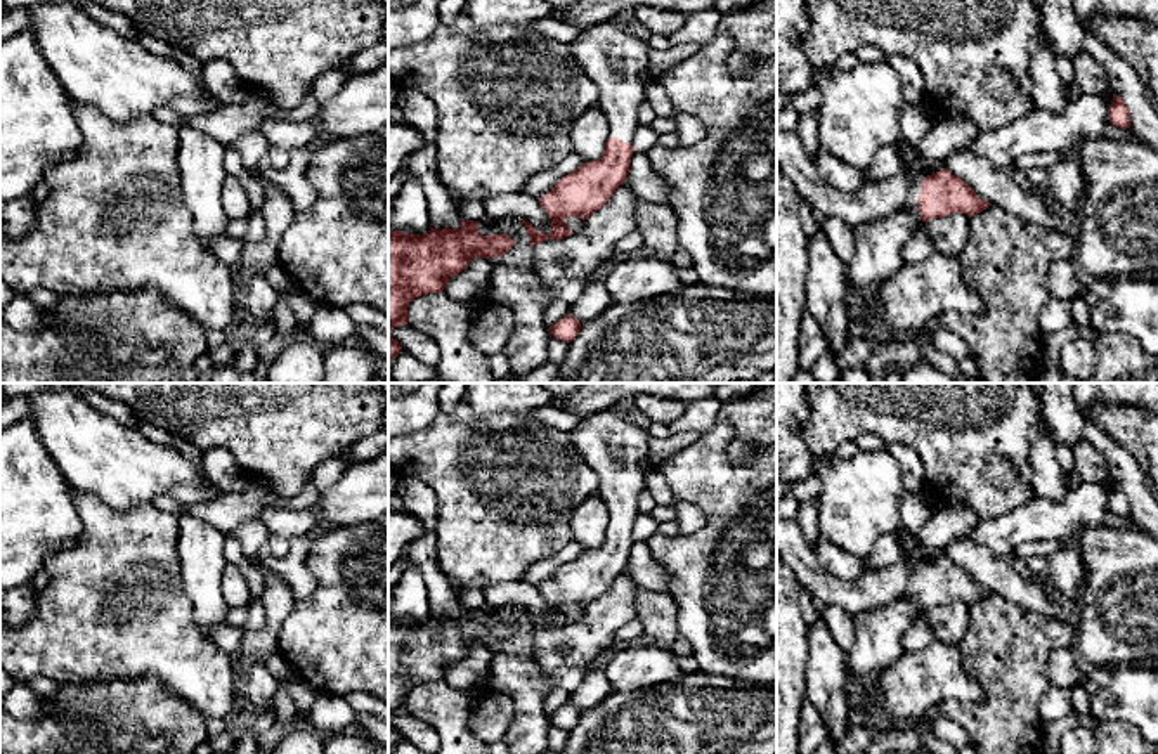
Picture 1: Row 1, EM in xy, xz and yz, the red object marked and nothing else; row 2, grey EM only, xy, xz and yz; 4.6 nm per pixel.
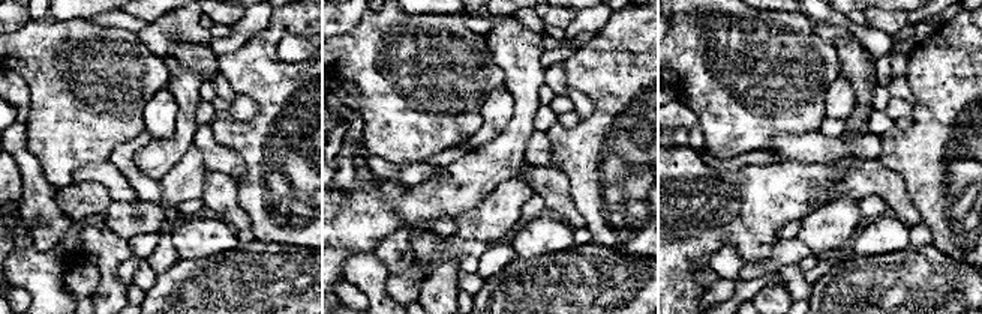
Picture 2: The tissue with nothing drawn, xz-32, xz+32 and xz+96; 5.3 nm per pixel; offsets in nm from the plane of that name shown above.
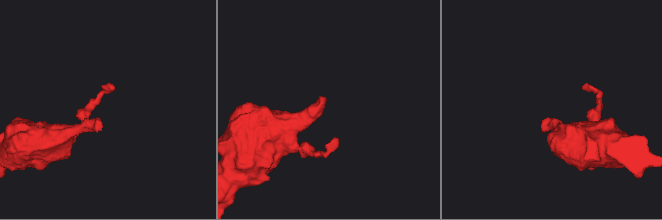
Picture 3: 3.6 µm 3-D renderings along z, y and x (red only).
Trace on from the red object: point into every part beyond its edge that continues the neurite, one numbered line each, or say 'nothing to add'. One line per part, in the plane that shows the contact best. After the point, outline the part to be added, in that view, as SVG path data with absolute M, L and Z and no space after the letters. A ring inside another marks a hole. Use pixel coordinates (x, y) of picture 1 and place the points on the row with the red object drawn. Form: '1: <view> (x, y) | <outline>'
1: yz (872, 201) | M777 130L777 165L804 201L827 217L841 218L853 229L886 218L905 206L922 222L919 213L922 177L912 180L900 173L867 182L853 192L841 192L822 177L808 158L799 135L782 130Z

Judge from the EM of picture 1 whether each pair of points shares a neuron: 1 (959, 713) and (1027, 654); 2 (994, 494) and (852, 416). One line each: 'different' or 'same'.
1: same
2: same

